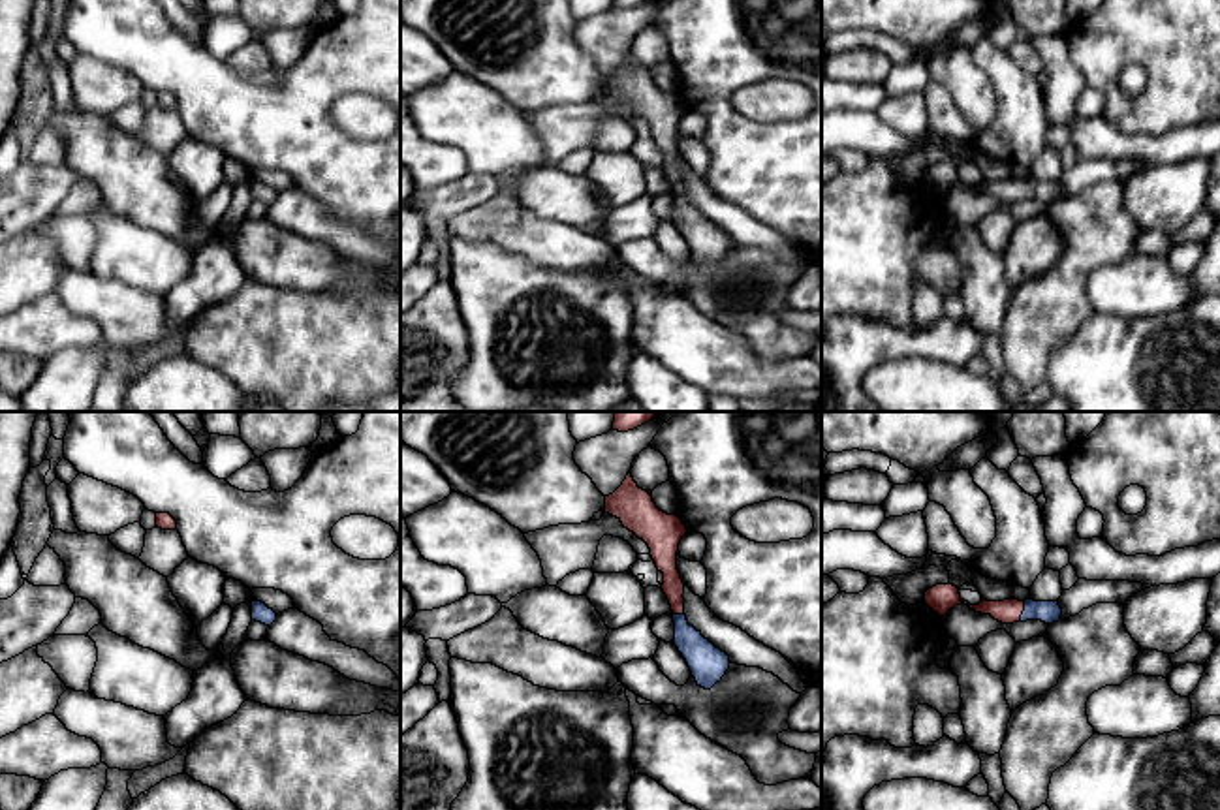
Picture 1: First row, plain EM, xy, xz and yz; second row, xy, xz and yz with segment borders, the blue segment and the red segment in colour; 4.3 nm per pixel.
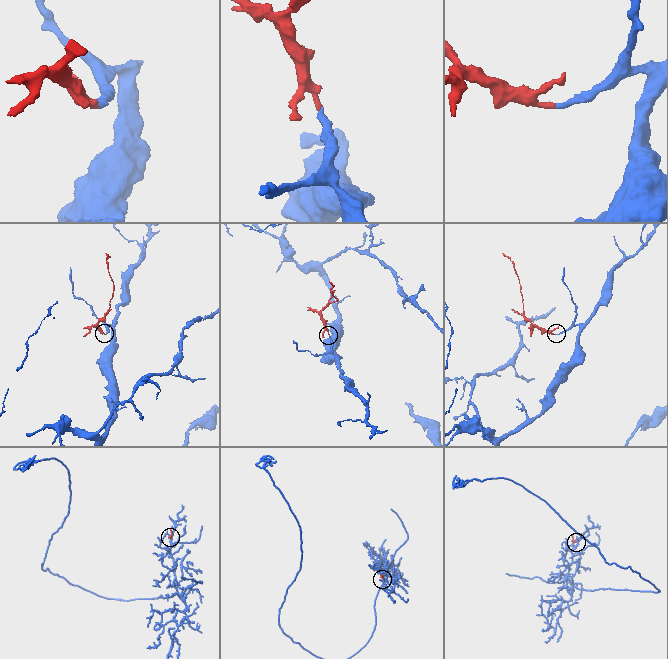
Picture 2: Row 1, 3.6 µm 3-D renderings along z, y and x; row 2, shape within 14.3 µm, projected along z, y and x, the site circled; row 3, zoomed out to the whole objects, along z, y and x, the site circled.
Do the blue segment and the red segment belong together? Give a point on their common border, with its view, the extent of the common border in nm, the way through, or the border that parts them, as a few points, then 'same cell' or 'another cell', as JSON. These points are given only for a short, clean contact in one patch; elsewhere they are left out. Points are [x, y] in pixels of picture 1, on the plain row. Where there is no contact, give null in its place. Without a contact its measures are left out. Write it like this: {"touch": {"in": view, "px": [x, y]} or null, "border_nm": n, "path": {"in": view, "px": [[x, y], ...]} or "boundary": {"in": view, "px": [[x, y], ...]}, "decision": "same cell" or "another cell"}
{"touch": {"in": "yz", "px": [1023, 190]}, "border_nm": 90, "path": {"in": "yz", "px": [[1047, 190], [1023, 190], [1008, 190]]}, "decision": "same cell"}

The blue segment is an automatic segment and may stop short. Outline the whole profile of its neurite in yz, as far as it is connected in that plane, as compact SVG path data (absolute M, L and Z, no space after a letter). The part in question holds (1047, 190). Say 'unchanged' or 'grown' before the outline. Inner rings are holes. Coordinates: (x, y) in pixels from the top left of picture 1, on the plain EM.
grown | M983 179L979 184L970 184L970 188L981 194L991 194L994 199L1002 203L1026 201L1026 199L1041 199L1045 203L1053 203L1053 201L1058 201L1062 194L1058 180L1034 180L1034 179L1026 179L1026 180Z

